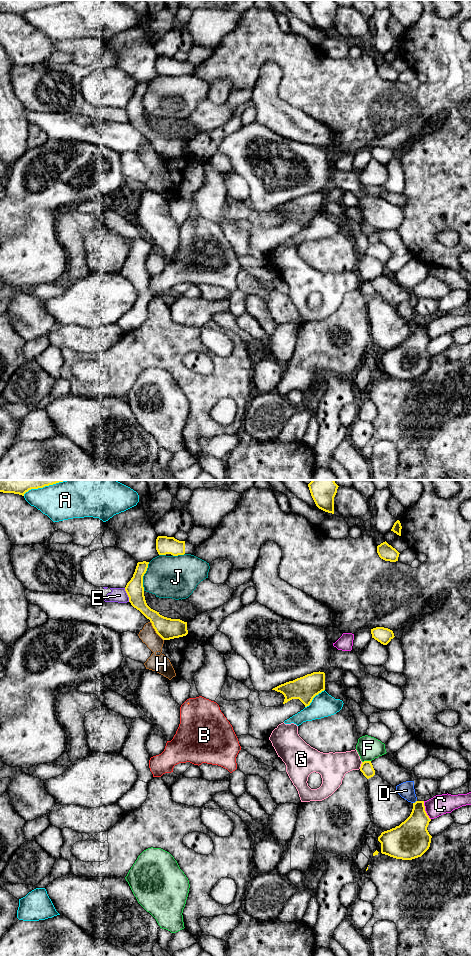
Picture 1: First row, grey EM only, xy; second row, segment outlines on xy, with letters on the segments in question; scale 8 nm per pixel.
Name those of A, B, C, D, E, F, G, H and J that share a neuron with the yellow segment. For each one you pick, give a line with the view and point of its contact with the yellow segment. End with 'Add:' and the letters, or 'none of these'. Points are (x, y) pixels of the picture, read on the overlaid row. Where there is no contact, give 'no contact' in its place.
B: no contact
Add: B

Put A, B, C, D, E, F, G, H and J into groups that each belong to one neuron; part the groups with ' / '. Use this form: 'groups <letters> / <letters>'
groups A / B / C / D / E H / F / G / J

